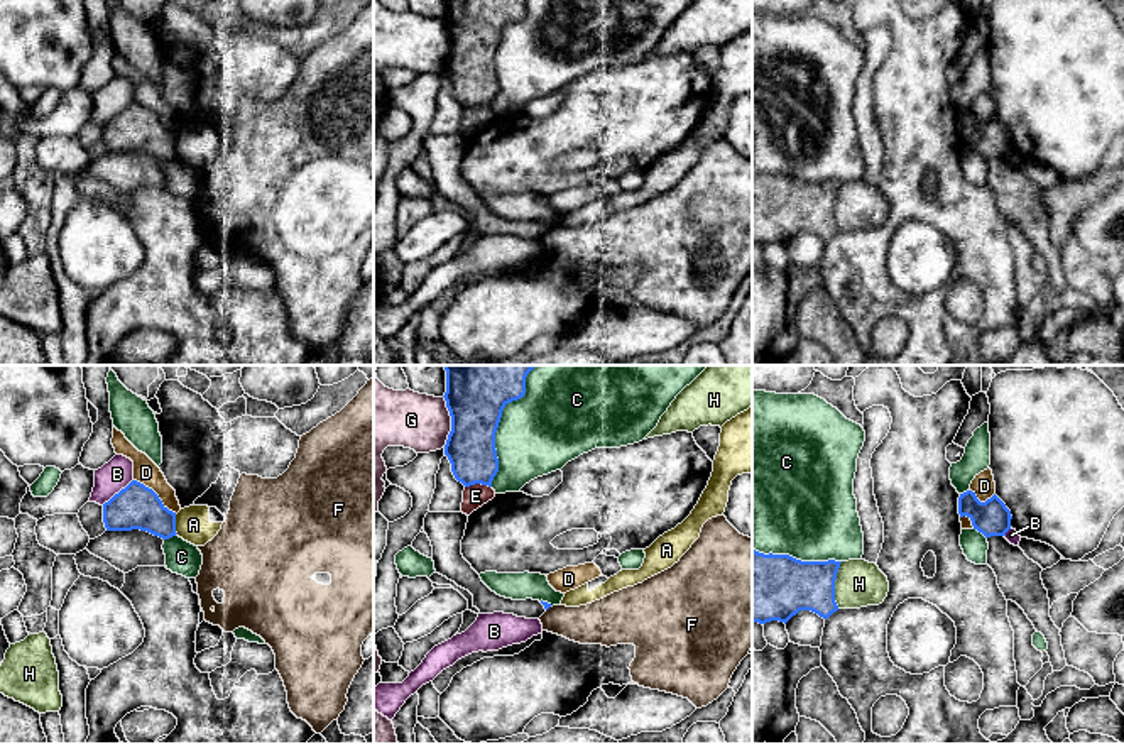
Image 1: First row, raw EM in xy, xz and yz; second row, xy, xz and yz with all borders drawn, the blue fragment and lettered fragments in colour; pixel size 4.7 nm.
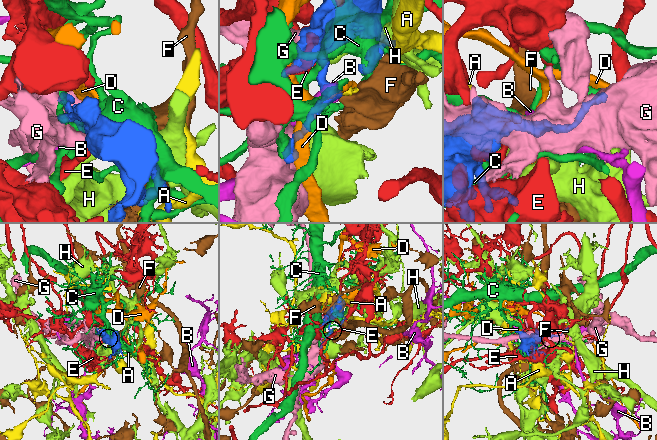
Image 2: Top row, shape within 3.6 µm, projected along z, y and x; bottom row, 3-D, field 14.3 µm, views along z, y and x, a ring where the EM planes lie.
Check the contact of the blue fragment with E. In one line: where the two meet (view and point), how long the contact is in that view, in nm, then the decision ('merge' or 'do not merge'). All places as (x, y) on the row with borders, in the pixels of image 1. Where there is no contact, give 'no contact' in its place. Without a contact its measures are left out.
xz (477, 482) | 130 nm | do not merge

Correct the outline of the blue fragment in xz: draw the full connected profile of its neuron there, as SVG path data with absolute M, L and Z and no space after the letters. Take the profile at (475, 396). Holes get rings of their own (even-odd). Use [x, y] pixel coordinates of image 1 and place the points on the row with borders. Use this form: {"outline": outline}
{"outline": "M445 365L445 401L451 431L445 455L465 487L492 487L499 472L495 433L504 408L524 397L526 377L536 365Z"}

